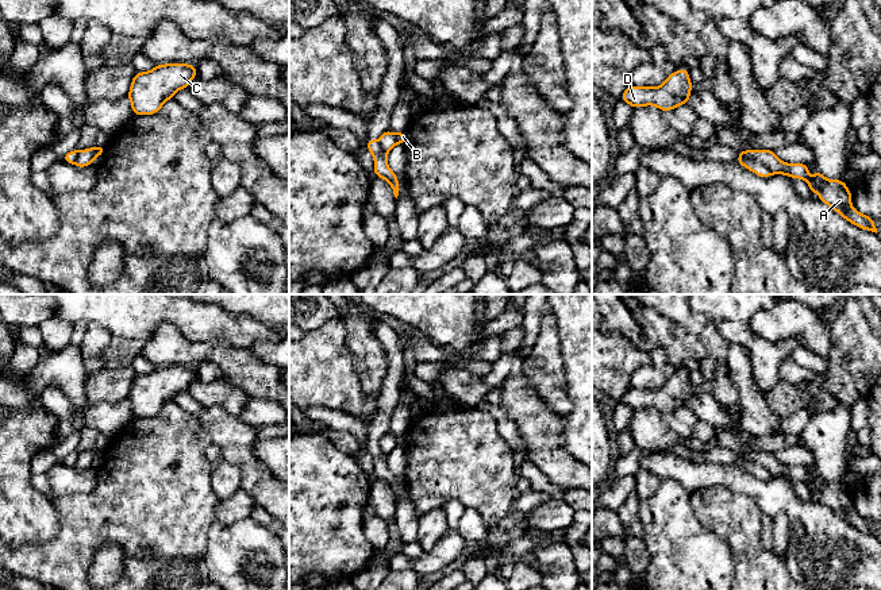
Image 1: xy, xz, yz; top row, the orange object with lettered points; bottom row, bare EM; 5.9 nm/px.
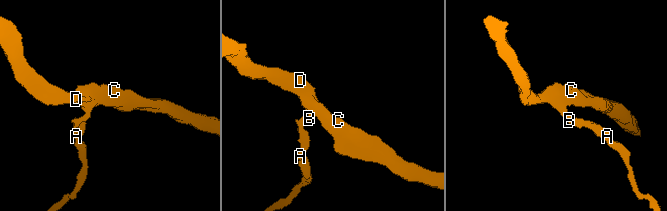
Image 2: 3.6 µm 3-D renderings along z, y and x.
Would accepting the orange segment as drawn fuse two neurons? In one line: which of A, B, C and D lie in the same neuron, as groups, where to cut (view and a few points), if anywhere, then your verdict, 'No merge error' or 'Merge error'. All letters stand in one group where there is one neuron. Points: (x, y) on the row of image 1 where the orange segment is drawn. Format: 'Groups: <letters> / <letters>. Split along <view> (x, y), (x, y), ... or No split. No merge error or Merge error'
Groups: A / B C D. Split along yz (741, 151), (746, 157), (760, 161), (772, 173). Merge error

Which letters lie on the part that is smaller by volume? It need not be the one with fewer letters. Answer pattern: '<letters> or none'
A

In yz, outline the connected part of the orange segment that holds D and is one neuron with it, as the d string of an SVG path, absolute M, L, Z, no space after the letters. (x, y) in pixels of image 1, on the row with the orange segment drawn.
M680 69L668 76L666 81L655 88L630 85L620 99L632 108L655 105L666 112L678 105L688 104L692 85L688 69Z

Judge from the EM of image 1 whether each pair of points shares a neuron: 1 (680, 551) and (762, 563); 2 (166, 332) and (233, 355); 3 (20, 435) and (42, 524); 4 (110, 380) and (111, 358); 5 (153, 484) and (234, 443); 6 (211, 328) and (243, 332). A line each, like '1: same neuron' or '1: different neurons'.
1: different neurons
2: same neuron
3: same neuron
4: different neurons
5: different neurons
6: same neuron

